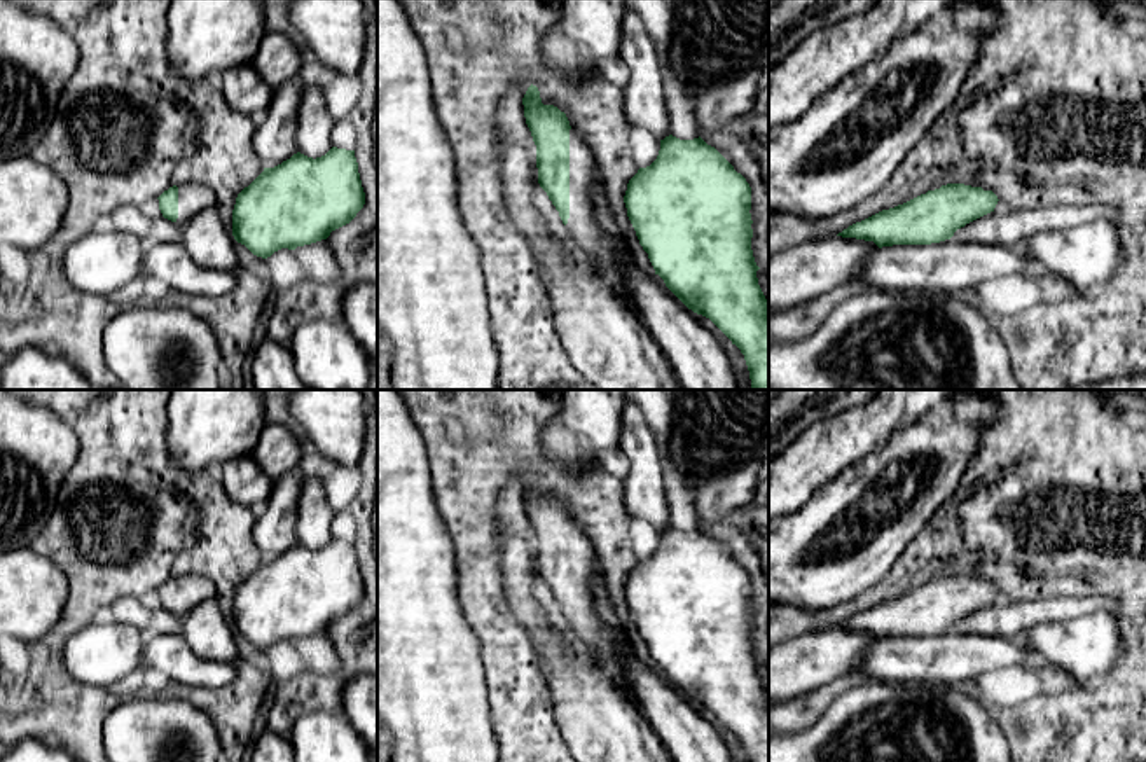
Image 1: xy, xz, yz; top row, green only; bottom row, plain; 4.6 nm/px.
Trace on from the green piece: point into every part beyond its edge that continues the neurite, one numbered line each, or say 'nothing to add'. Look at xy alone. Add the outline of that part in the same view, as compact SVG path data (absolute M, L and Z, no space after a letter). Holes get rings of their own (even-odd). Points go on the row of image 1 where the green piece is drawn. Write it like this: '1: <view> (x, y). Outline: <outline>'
1: xy (193, 198). Outline: M196 182L178 184L178 218L176 225L185 225L194 215L215 204L215 192Z

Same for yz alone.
nothing to add

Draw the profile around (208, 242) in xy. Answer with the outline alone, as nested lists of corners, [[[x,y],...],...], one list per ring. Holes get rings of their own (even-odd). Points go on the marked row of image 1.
[[[215,206],[204,208],[183,225],[182,243],[201,267],[236,271],[236,239]]]

